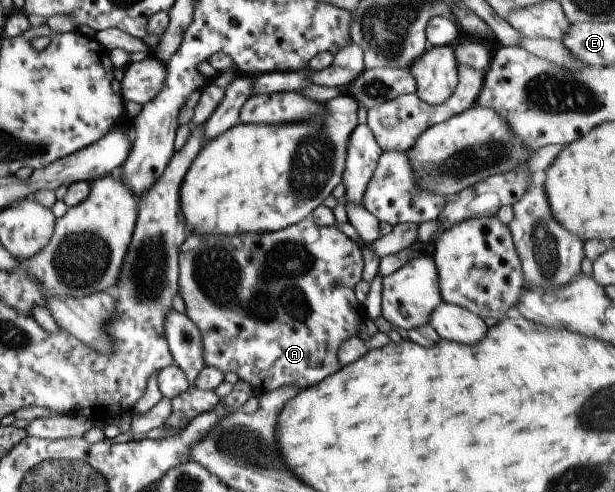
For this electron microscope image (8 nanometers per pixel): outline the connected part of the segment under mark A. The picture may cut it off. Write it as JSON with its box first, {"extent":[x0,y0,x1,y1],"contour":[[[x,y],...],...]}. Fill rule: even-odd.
{"extent":[178,216,366,393],"contour":[[[311,216],[298,224],[271,233],[242,233],[231,236],[189,233],[178,252],[178,290],[185,301],[186,316],[197,326],[204,347],[204,362],[209,367],[217,368],[221,373],[233,372],[237,377],[248,382],[262,393],[269,393],[283,386],[295,386],[299,391],[306,390],[330,375],[336,374],[343,366],[338,358],[343,342],[358,337],[358,332],[365,322],[366,312],[363,304],[355,295],[356,285],[362,280],[364,259],[359,243],[350,240],[336,225],[331,227],[316,226]]]}

